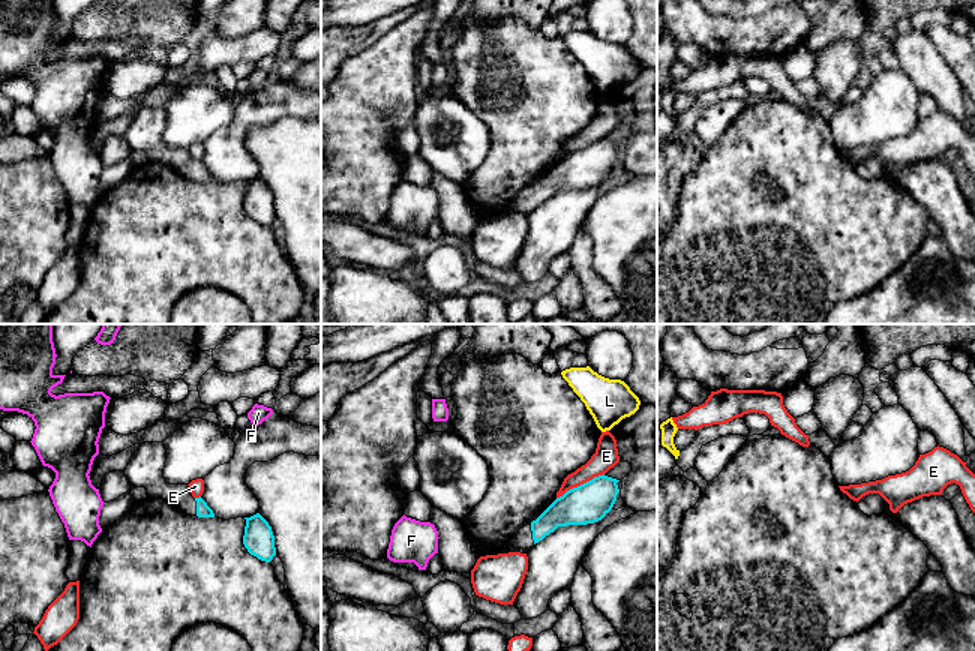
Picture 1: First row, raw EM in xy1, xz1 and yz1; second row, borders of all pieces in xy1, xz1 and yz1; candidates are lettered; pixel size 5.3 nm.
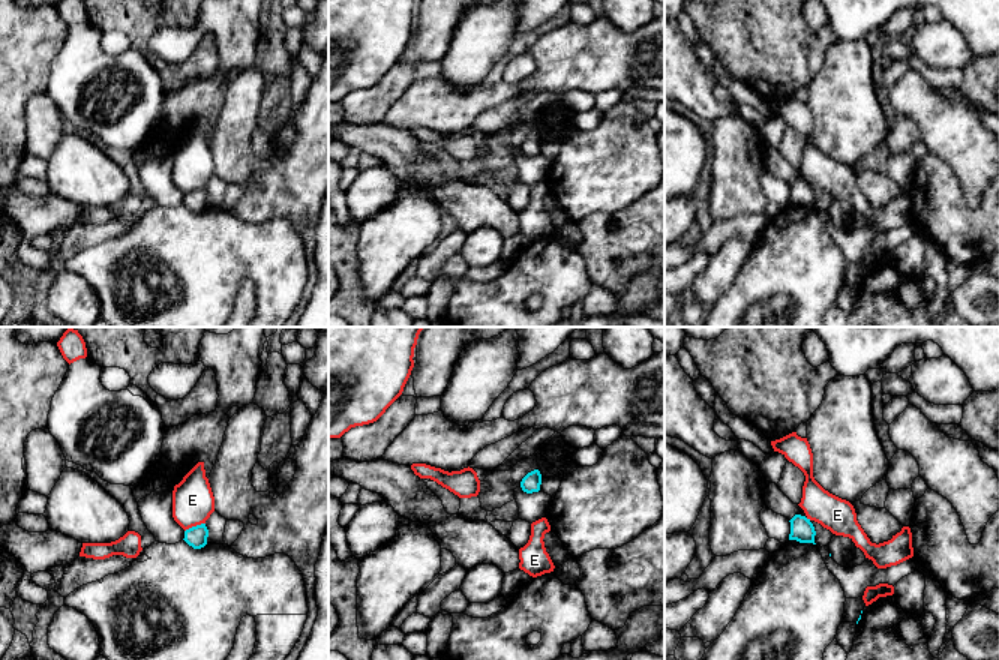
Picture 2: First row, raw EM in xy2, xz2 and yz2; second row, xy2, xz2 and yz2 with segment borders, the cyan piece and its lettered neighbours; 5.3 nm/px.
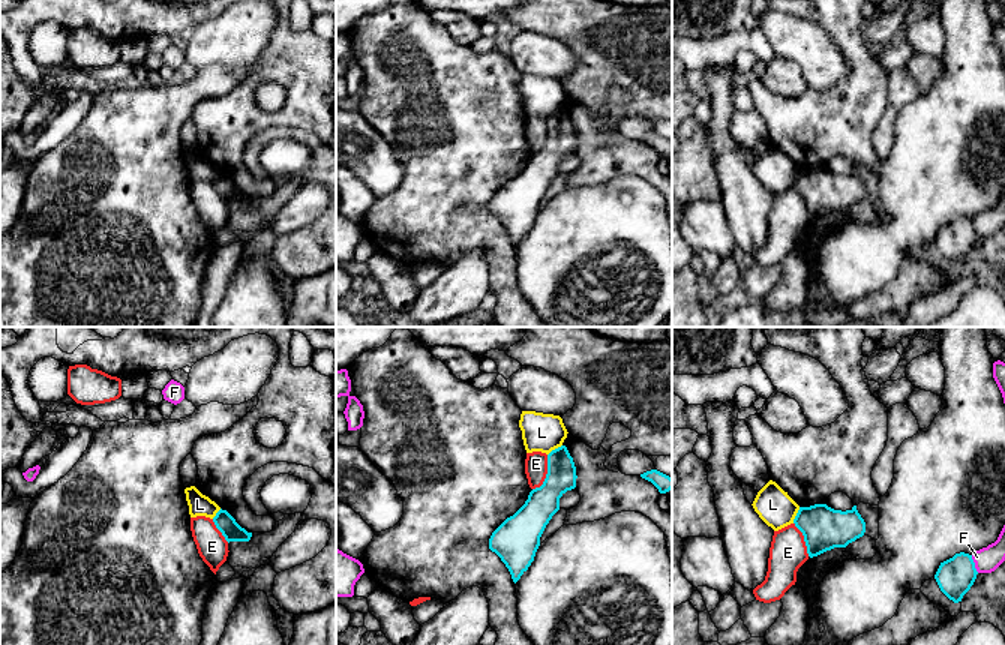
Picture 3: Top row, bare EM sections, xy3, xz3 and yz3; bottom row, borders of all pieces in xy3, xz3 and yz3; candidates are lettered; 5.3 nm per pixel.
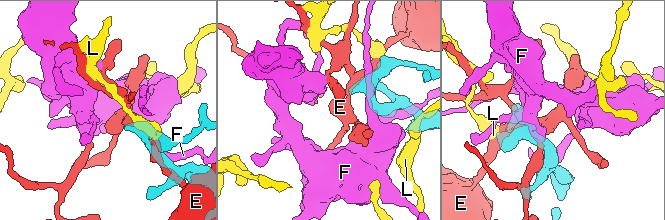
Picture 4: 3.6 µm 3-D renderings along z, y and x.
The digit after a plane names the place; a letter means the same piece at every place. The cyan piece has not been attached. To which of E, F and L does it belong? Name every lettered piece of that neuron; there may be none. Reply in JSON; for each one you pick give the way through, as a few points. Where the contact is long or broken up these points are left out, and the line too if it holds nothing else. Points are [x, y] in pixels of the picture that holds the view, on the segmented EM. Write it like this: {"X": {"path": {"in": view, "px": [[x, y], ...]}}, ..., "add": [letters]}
{"add": []}

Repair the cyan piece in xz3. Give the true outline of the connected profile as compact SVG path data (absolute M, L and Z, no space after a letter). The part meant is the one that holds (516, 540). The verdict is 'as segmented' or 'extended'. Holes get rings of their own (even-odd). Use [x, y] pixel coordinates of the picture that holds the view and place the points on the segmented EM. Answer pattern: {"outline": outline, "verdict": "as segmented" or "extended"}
{"outline": "M567 447L552 450L543 484L532 489L525 504L492 532L489 549L506 564L514 584L534 561L543 531L560 510L560 498L576 488L576 478Z", "verdict": "as segmented"}

